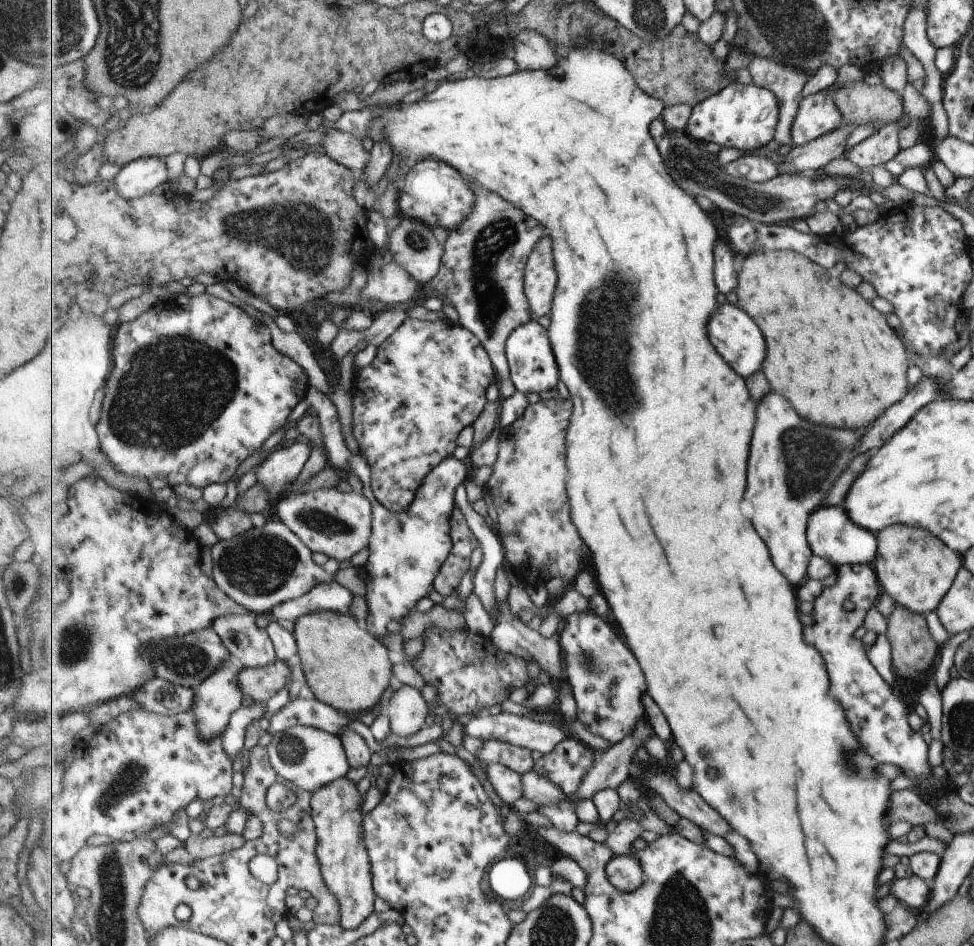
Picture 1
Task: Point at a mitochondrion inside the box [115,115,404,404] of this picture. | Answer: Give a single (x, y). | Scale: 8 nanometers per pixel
(306, 242)

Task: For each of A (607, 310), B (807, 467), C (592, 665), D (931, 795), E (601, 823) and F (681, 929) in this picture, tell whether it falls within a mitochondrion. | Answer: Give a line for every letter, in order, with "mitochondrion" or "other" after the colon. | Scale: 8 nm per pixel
A: mitochondrion
B: mitochondrion
C: mitochondrion
D: other
E: other
F: mitochondrion

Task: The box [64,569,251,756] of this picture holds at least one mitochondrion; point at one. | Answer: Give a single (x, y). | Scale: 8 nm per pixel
(187, 661)

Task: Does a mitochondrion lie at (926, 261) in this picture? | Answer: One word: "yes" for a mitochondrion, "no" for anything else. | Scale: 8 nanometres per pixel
no

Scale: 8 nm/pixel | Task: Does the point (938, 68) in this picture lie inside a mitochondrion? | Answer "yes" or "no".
no

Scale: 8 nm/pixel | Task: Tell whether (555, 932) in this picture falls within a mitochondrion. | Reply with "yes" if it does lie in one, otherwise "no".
yes

